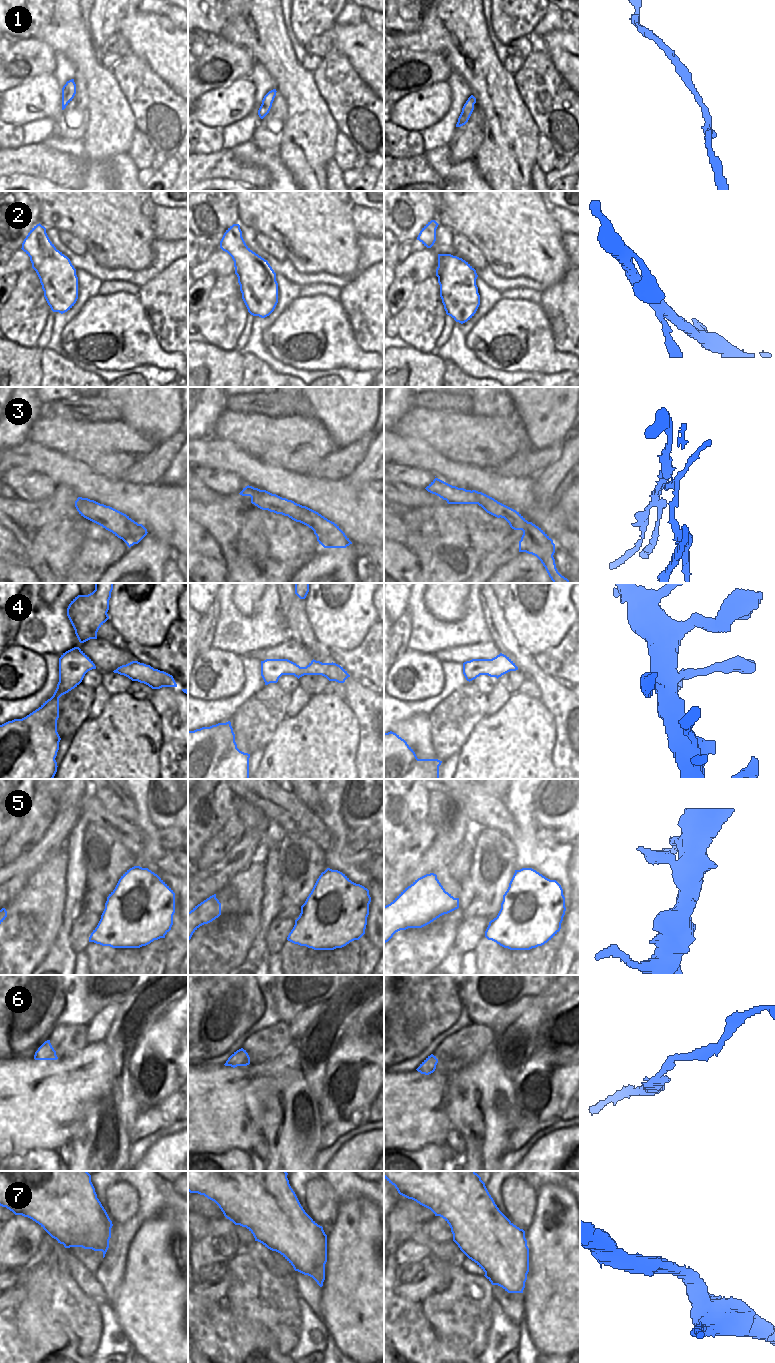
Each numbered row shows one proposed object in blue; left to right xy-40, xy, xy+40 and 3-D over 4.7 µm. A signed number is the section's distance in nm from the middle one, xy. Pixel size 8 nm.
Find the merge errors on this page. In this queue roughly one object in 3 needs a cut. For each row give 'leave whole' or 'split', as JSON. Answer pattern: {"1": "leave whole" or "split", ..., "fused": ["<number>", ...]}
{"1": "leave whole", "2": "leave whole", "3": "split", "4": "leave whole", "5": "leave whole", "6": "leave whole", "7": "leave whole", "fused": ["3"]}

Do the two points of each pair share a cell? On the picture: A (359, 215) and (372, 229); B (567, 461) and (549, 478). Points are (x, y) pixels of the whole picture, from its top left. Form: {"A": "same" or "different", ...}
{"A": "same", "B": "same"}

